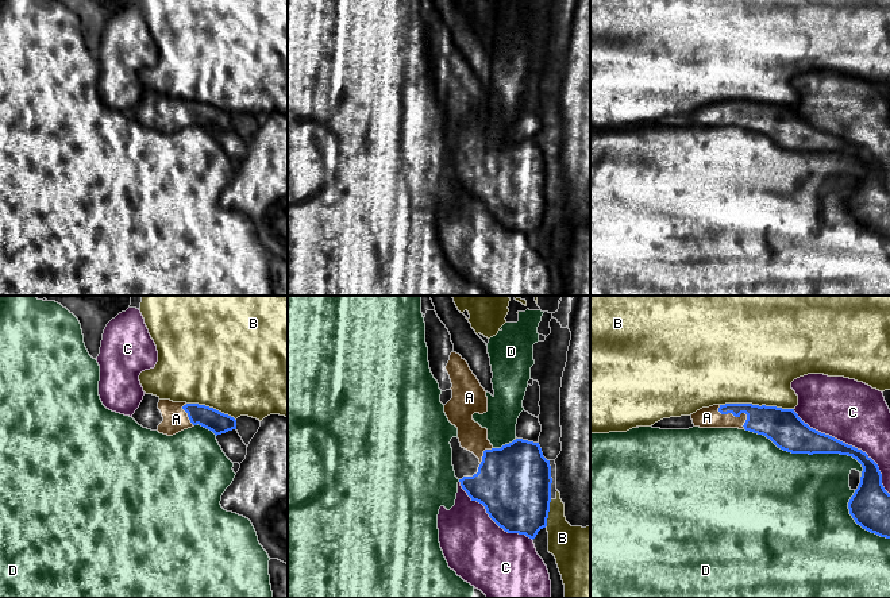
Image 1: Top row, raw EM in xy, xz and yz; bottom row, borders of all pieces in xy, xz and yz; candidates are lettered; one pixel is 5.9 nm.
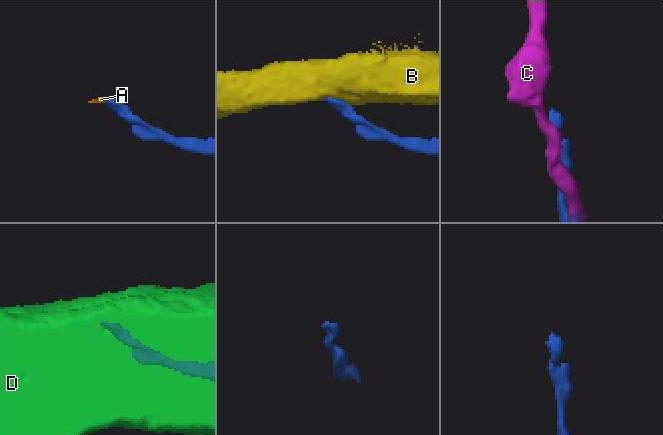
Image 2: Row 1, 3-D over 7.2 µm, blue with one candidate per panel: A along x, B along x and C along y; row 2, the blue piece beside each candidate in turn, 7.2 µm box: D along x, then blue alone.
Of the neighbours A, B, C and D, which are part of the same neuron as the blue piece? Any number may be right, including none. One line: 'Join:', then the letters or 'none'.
Join: A

